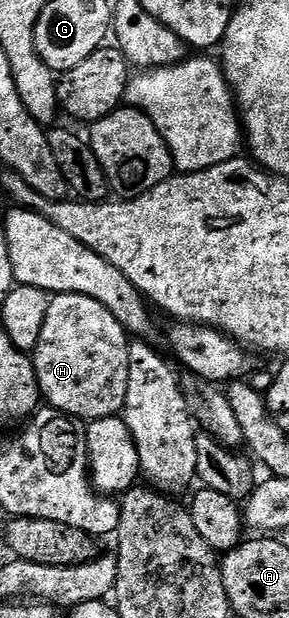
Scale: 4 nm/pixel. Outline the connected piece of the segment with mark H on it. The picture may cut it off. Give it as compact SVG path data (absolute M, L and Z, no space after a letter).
M75 293L51 296L44 331L40 331L40 343L32 354L45 404L86 423L119 416L128 392L131 342L124 326L104 303Z

